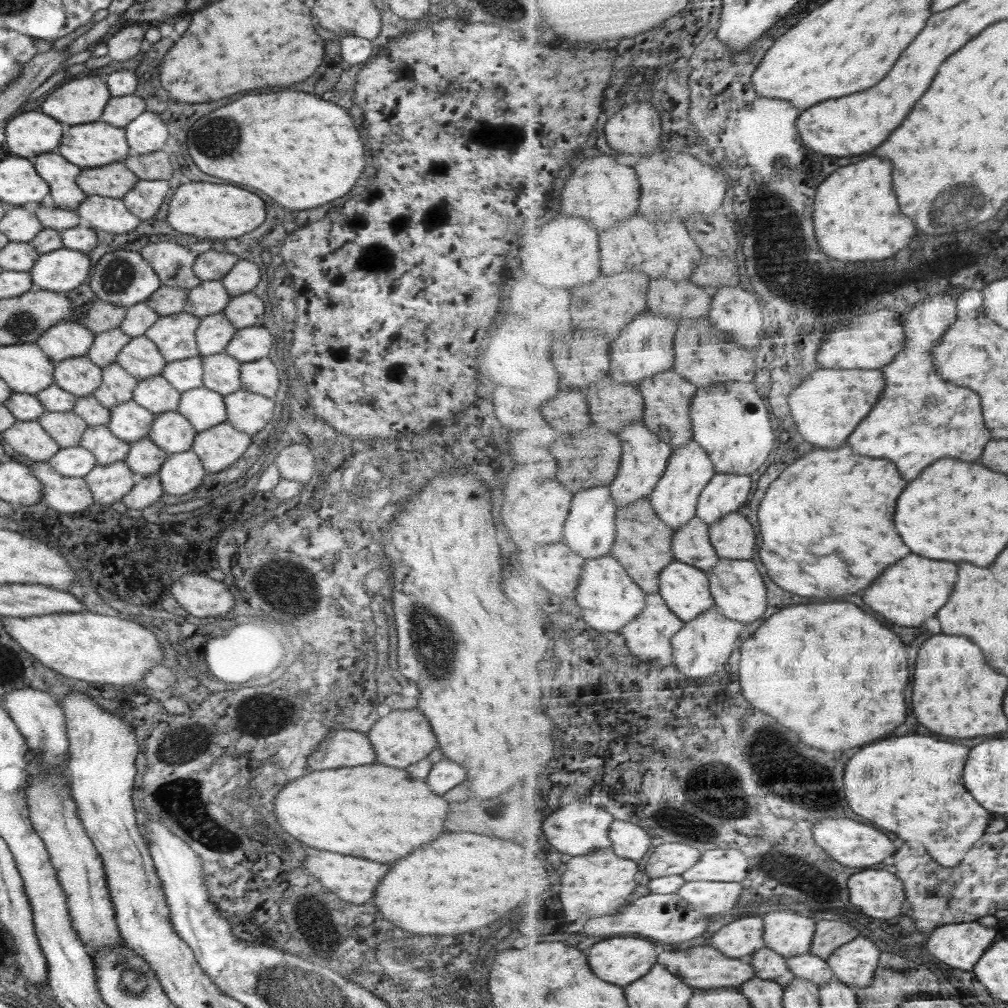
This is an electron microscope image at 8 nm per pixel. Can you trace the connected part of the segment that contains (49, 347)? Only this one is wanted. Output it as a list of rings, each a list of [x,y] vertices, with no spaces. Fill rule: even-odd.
[[[64,320],[40,335],[35,344],[53,362],[70,357],[86,356],[92,347],[94,333],[81,326],[77,320]]]

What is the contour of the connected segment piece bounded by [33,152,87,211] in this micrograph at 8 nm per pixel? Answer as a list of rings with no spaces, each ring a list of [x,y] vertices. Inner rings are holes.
[[[42,154],[33,161],[36,172],[49,184],[50,196],[60,208],[76,211],[87,194],[77,185],[80,166],[70,164],[60,154]]]

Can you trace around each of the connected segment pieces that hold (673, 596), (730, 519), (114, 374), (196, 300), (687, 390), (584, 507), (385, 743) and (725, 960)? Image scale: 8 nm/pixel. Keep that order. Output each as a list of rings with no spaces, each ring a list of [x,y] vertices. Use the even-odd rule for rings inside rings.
[[[676,559],[660,573],[660,582],[662,582],[662,586],[659,592],[663,594],[666,602],[671,606],[671,610],[686,622],[697,619],[700,613],[706,613],[717,606],[715,595],[711,591],[709,573],[700,567],[690,566],[687,562]]]
[[[732,513],[712,525],[711,539],[722,558],[754,560],[758,532],[744,513]]]
[[[114,362],[102,367],[102,383],[92,395],[102,406],[111,409],[120,403],[133,400],[133,390],[137,384],[138,380]]]
[[[202,281],[188,291],[185,311],[204,318],[211,314],[222,313],[231,296],[221,281]]]
[[[675,369],[646,378],[641,383],[640,390],[646,402],[645,423],[676,449],[694,440],[695,426],[691,408],[698,396],[699,387],[684,378],[683,374],[678,374]]]
[[[597,486],[576,494],[576,502],[566,526],[566,542],[580,556],[590,558],[606,557],[613,554],[618,542],[619,506],[613,497],[611,486]]]
[[[416,707],[392,710],[388,716],[374,722],[374,726],[367,732],[367,737],[376,753],[376,763],[400,769],[420,762],[437,747],[437,738],[428,719]]]
[[[706,943],[706,946],[692,948],[692,950],[684,950],[684,952],[661,951],[659,964],[667,966],[668,970],[679,975],[684,982],[694,986],[697,990],[740,988],[740,986],[757,977],[756,967],[750,959],[731,958],[710,943]]]

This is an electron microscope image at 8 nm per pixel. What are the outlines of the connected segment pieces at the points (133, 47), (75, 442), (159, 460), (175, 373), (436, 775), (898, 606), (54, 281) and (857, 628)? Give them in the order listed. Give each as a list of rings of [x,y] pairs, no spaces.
[[[128,24],[113,35],[106,43],[110,58],[122,62],[146,50],[145,32],[136,24]]]
[[[45,411],[37,421],[61,448],[78,446],[87,427],[84,419],[73,411]]]
[[[149,437],[141,438],[139,441],[130,443],[128,456],[123,460],[132,472],[146,475],[157,474],[168,457],[168,453],[164,452]]]
[[[199,356],[167,362],[161,375],[181,393],[203,386],[203,366]]]
[[[444,757],[432,766],[425,780],[434,794],[442,796],[455,786],[460,786],[460,782],[467,782],[466,774],[466,769]]]
[[[912,554],[892,566],[868,592],[866,604],[876,612],[884,614],[888,620],[900,626],[922,626],[926,620],[934,618],[952,598],[958,584],[960,568],[954,562],[940,562]]]
[[[68,248],[39,254],[29,270],[35,288],[54,293],[68,293],[88,278],[90,259],[87,253]]]
[[[852,602],[800,604],[800,606],[786,608],[786,610],[778,612],[778,614],[774,614],[768,622],[762,625],[760,630],[757,630],[742,644],[744,645],[744,658],[741,662],[743,666],[741,673],[744,678],[744,694],[748,694],[750,702],[756,702],[756,708],[764,710],[766,714],[772,714],[774,718],[778,718],[780,724],[784,724],[786,728],[798,732],[808,746],[816,746],[816,748],[822,748],[822,750],[828,750],[828,752],[850,750],[850,748],[864,746],[864,744],[870,744],[870,742],[876,742],[876,740],[882,740],[882,738],[894,734],[894,730],[898,730],[908,718],[908,704],[906,704],[904,690],[910,684],[912,672],[910,672],[910,666],[908,666],[910,662],[908,662],[906,644],[896,632],[886,628],[878,618],[874,618],[868,612],[864,612],[860,606],[856,606]]]

